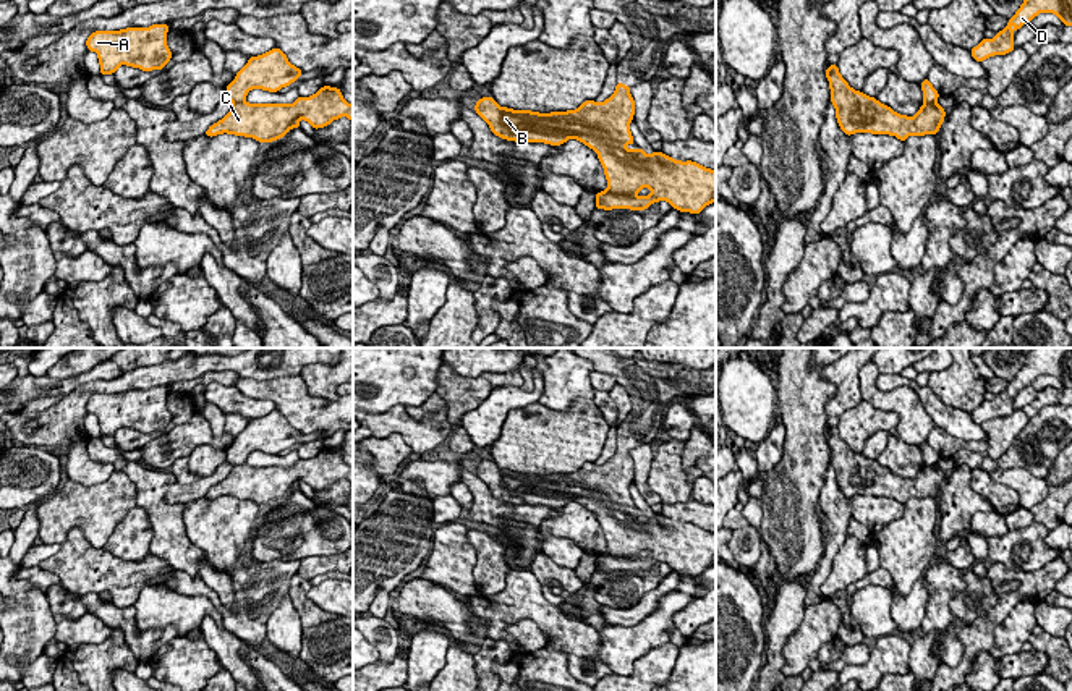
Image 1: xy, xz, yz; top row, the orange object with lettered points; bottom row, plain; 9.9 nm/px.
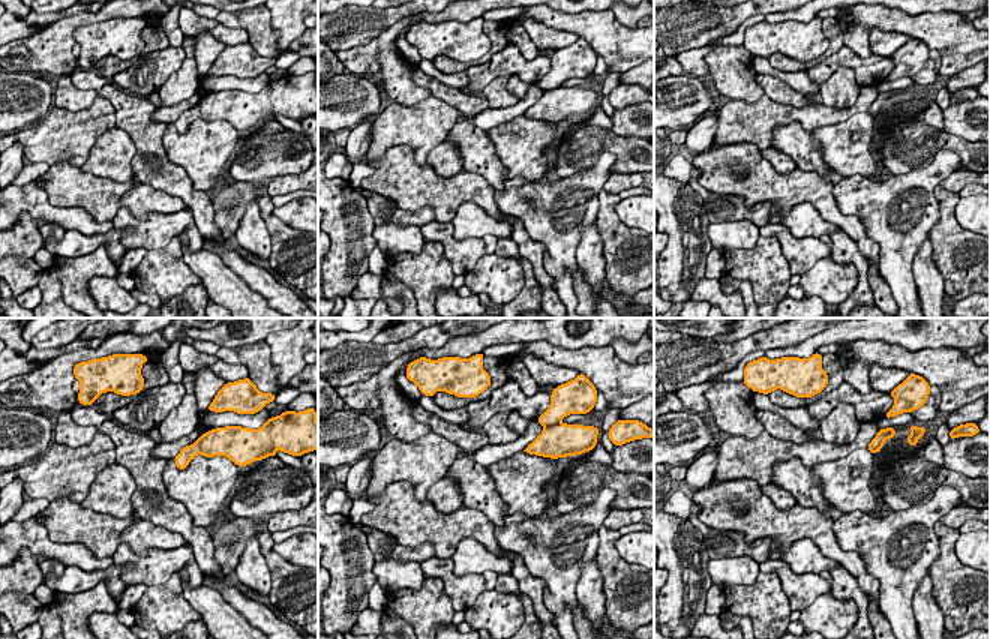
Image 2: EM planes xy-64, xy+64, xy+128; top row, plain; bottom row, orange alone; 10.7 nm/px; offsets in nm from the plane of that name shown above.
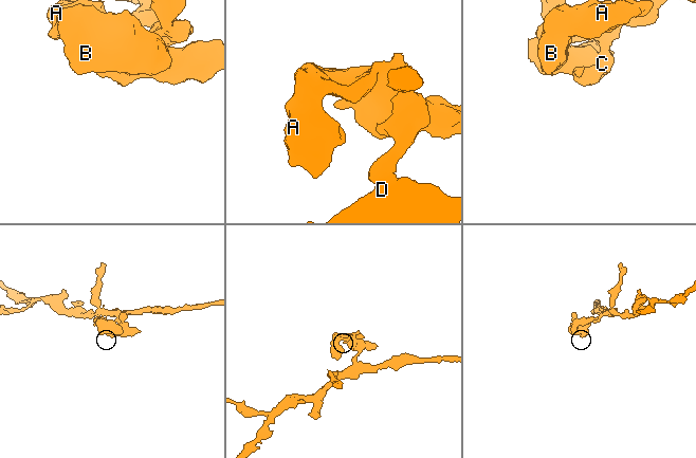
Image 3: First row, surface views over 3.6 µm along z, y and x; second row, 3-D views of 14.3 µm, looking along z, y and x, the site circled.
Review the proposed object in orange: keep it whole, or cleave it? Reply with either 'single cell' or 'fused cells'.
fused cells

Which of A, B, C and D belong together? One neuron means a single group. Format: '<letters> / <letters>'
A B C / D

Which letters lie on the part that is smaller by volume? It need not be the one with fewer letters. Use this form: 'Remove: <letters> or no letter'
Remove: A, B, C

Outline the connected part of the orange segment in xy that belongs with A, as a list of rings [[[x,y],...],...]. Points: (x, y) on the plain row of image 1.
[[[168,387],[94,393],[86,409],[97,416],[100,437],[113,437],[121,427],[143,434],[164,432],[172,421],[167,408]]]

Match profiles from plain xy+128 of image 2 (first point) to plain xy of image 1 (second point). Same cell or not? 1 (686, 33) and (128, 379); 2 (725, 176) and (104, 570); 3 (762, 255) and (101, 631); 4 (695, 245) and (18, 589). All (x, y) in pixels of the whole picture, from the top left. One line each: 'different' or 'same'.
1: different
2: same
3: different
4: same

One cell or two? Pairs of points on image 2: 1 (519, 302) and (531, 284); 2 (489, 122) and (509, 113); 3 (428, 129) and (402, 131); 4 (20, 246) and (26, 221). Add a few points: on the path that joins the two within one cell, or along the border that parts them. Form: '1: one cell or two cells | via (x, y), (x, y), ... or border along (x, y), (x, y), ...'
1: one cell | via (524, 297), (531, 288)
2: one cell | via (494, 117), (504, 116)
3: one cell | via (422, 129), (408, 129)
4: one cell | via (23, 240), (26, 227)

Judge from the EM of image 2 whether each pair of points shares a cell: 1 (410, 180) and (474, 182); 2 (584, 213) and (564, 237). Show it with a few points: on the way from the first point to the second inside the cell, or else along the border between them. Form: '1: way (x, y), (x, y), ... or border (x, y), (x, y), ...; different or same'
1: way (426, 188), (458, 188); same
2: way (578, 219), (566, 231); same

